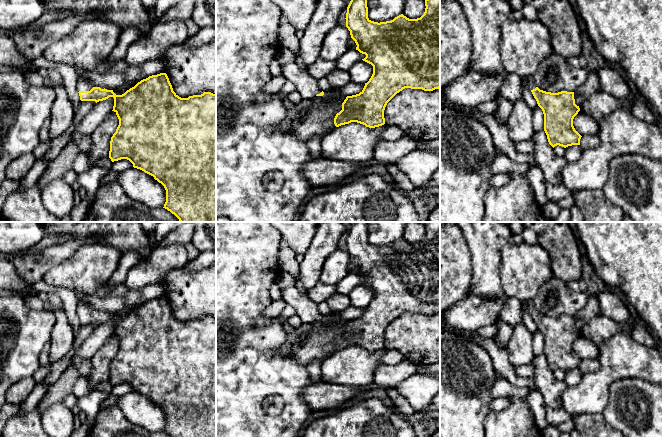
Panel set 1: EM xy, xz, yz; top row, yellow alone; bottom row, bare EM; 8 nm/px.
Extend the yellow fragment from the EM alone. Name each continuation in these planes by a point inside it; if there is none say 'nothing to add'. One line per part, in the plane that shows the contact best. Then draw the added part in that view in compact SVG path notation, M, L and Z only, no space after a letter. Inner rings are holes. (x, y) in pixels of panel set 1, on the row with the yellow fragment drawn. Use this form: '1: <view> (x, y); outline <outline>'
1: xy (83, 84); outline M78 76L77 77L77 91L90 91L94 86L87 79Z

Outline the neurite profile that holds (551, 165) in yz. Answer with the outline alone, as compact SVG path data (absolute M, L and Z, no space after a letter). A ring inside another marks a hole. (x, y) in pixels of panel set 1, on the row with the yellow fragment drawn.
M544 130L534 131L531 140L535 142L533 156L536 166L542 170L546 183L560 184L559 174L568 163L566 158L555 154Z

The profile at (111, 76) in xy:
M108 58L90 71L75 67L78 76L87 79L96 87L109 90L118 89L126 83L138 83L152 75L165 73L167 68L168 65L163 59L150 60L140 66L131 66L124 59L109 63Z

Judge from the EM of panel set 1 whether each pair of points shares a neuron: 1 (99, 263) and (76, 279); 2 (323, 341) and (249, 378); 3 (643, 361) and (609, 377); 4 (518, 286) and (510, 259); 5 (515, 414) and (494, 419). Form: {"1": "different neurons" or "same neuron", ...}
{"1": "same neuron", "2": "different neurons", "3": "same neuron", "4": "same neuron", "5": "same neuron"}

